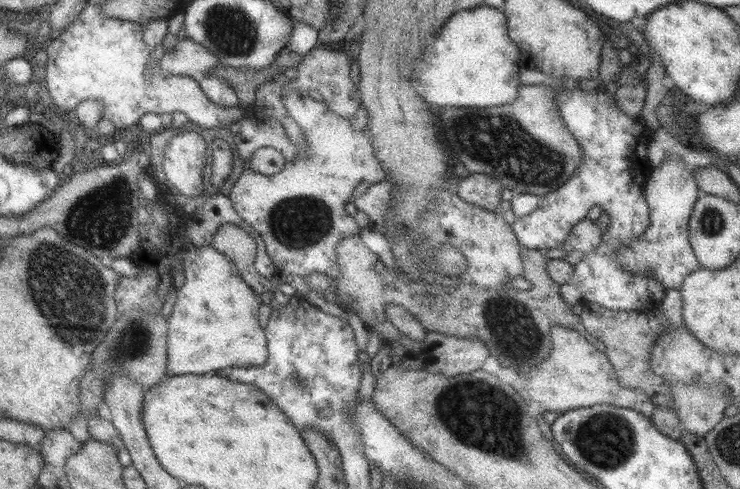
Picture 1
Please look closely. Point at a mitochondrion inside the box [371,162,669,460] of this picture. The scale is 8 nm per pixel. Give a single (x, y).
(470, 409)

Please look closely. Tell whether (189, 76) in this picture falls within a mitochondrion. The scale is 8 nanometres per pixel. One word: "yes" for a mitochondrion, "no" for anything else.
no

